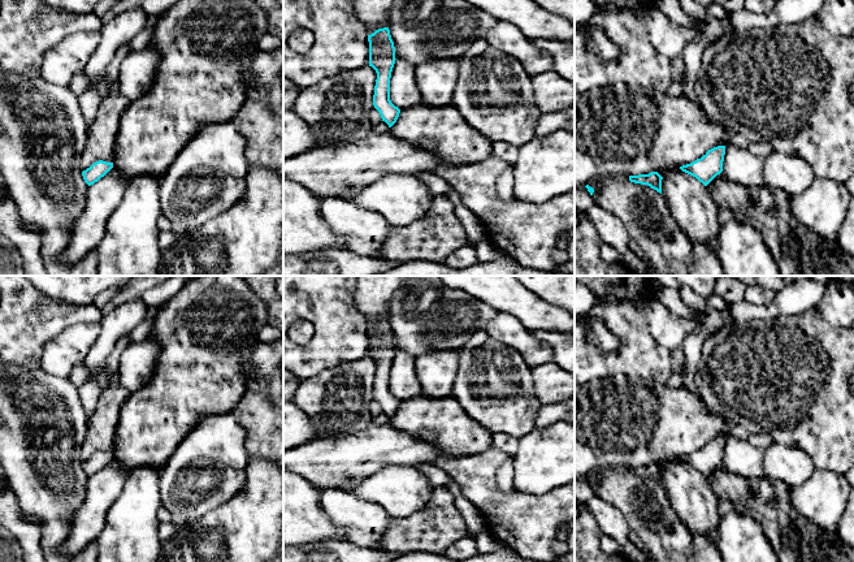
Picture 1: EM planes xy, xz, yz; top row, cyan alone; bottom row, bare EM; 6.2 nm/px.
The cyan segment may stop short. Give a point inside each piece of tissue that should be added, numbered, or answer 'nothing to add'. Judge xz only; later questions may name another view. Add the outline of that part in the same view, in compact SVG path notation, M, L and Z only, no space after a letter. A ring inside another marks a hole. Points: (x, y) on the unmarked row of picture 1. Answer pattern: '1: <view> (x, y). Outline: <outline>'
nothing to add

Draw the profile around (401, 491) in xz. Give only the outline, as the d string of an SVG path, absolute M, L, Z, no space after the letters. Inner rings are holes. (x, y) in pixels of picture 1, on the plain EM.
M390 464L355 484L350 492L382 506L393 518L425 507L433 485L416 467Z

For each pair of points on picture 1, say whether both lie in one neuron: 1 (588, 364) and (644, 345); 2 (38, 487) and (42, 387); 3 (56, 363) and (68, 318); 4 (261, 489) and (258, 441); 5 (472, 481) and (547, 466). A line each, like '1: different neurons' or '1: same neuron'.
1: same neuron
2: same neuron
3: different neurons
4: different neurons
5: different neurons

